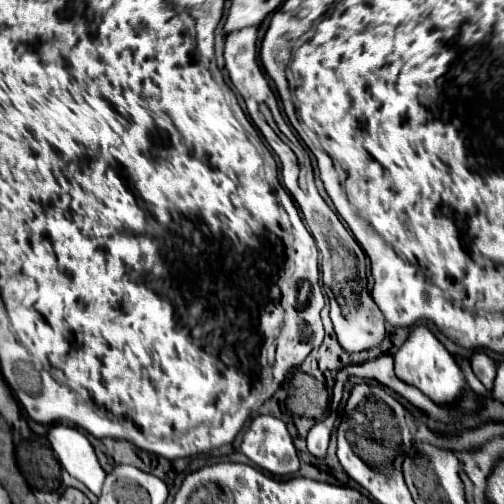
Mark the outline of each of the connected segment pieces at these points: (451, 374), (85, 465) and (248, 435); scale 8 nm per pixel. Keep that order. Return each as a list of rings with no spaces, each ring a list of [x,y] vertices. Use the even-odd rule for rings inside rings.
[[[417,325],[409,333],[407,341],[395,351],[395,373],[405,383],[415,385],[421,393],[425,393],[437,405],[445,405],[453,401],[467,387],[467,381],[459,365],[455,363],[453,355],[439,343],[439,339],[425,325]]]
[[[71,425],[49,427],[47,439],[67,473],[79,479],[93,495],[99,495],[105,481],[105,471],[101,469],[89,439]]]
[[[257,415],[243,435],[241,451],[253,465],[271,475],[293,475],[299,471],[299,457],[287,425],[273,415]]]

